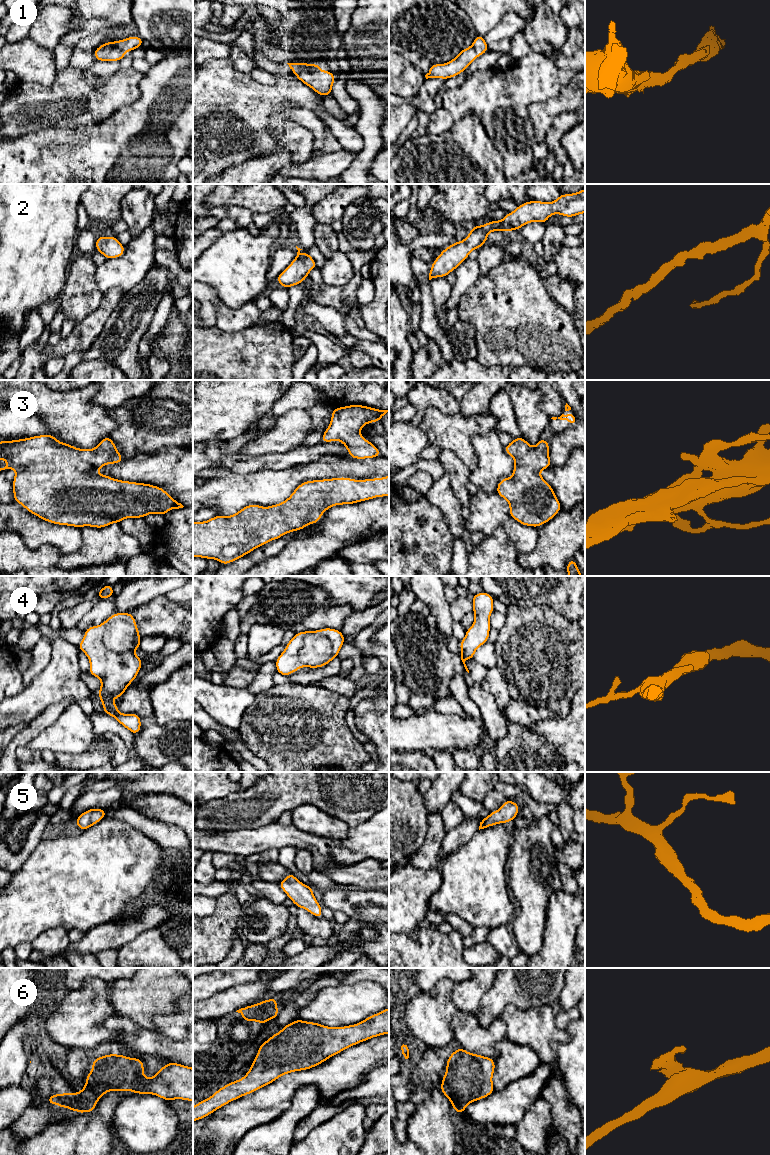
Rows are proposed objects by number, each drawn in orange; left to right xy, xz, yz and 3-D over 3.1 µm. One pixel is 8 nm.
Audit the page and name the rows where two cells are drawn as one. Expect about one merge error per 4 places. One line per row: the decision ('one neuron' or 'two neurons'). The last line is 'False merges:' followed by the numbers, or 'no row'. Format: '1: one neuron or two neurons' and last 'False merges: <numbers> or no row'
1: one neuron
2: one neuron
3: one neuron
4: one neuron
5: one neuron
6: one neuron
False merges: no row

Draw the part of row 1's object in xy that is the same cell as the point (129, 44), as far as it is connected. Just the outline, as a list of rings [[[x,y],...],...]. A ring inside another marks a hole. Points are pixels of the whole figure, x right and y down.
[[[138,35],[124,40],[105,42],[93,51],[96,61],[120,61],[125,57],[125,52],[143,46],[144,40]]]

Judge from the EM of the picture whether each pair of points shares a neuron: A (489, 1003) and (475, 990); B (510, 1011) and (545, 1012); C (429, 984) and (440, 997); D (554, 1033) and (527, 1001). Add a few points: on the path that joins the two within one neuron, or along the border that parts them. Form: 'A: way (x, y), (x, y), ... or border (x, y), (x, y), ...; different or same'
A: border (495, 978), (492, 986), (482, 997), (475, 1014); different
B: way (519, 1016), (536, 1016); same
C: border (439, 981), (433, 991), (420, 991); different
D: border (510, 1004), (520, 1009), (550, 1006); different

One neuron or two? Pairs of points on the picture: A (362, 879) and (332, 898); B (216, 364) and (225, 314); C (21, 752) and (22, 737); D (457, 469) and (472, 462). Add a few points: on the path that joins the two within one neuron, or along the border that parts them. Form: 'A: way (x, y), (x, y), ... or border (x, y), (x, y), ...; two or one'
A: border (337, 885), (372, 890); two
B: border (216, 324), (228, 331), (245, 329); two
C: border (26, 745), (19, 746), (16, 749), (16, 758); two
D: border (448, 450), (452, 451), (471, 471); two

